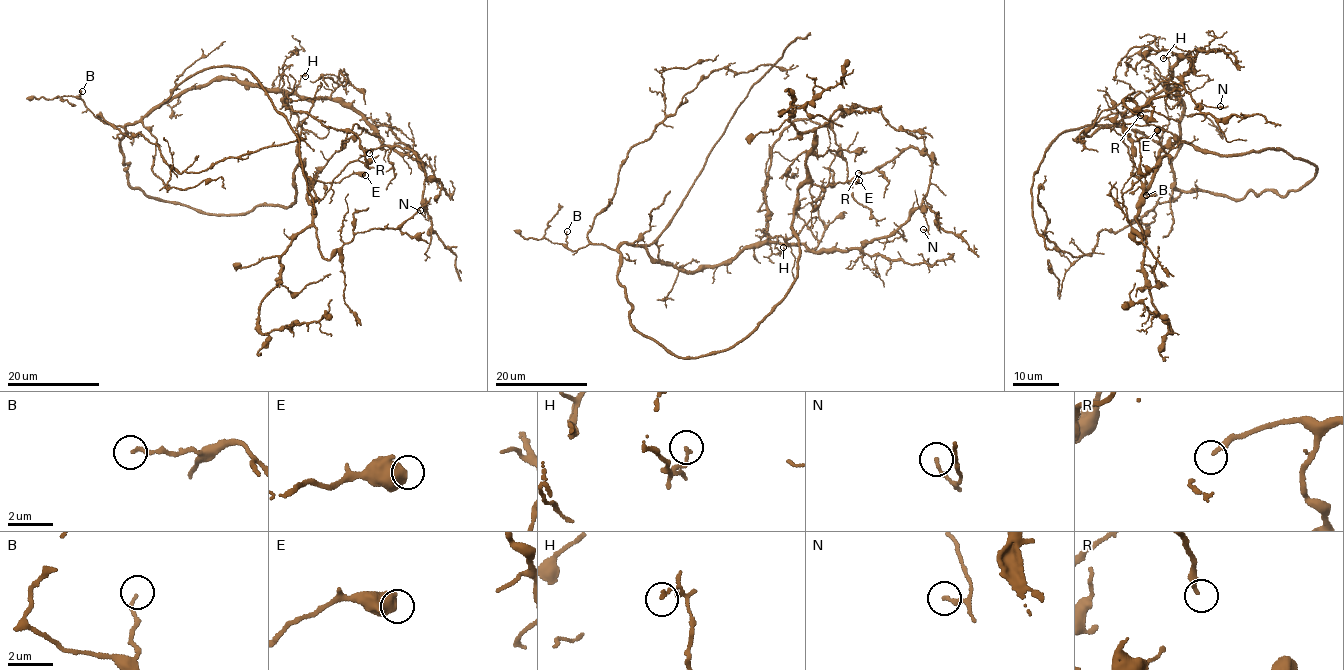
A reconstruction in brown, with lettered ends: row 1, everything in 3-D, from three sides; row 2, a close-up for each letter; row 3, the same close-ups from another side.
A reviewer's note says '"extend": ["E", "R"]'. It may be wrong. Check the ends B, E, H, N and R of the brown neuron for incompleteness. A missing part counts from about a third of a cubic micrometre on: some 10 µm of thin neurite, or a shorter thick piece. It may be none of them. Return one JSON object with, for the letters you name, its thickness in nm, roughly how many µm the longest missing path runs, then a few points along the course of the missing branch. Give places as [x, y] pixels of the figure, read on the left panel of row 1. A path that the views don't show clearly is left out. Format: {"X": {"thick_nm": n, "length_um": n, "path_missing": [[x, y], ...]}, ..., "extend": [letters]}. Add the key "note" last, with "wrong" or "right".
{"E": {"thick_nm": 460, "length_um": 10, "path_missing": [[365, 175], [378, 158], [388, 151]]}, "R": {"thick_nm": 240, "length_um": 10}, "extend": ["E", "R"], "note": "right"}

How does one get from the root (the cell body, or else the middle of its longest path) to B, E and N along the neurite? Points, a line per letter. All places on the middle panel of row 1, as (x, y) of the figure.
B: (632, 323), (625, 287), (618, 280), (619, 253), (594, 244), (572, 251), (567, 245), (567, 231)
E: (632, 323), (680, 356), (733, 348), (794, 280), (799, 239), (792, 221), (800, 185), (859, 180)
N: (632, 323), (618, 277), (624, 243), (691, 271), (766, 243), (858, 247), (891, 236), (920, 206), (923, 229)

